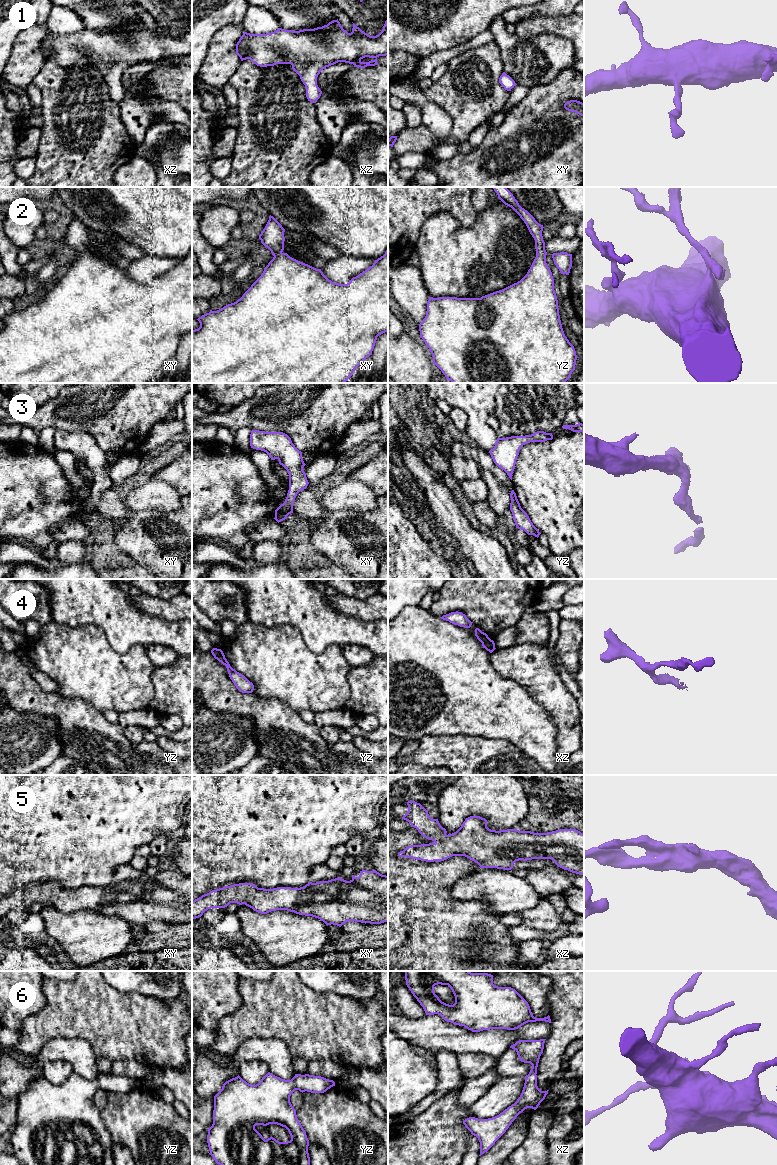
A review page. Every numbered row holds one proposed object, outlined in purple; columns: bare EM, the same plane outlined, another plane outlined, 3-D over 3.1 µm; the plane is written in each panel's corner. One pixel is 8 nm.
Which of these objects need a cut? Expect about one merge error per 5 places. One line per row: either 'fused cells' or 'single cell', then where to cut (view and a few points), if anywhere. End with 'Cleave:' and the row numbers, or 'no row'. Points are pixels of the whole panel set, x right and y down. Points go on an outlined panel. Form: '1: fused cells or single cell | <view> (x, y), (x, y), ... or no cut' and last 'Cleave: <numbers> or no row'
1: single cell | no cut
2: single cell | no cut
3: single cell | no cut
4: single cell | no cut
5: single cell | no cut
6: single cell | no cut
Cleave: no row

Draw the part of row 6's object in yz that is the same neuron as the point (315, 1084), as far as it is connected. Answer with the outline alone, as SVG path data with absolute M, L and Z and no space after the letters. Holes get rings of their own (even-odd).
M270 1072L256 1085L247 1083L239 1075L226 1081L214 1096L213 1124L207 1135L209 1154L219 1165L310 1165L309 1140L290 1096L295 1090L324 1093L333 1086L333 1080L321 1076L295 1074L291 1080L285 1080ZM269 1124L285 1127L291 1140L279 1142L272 1136L265 1140L255 1126Z

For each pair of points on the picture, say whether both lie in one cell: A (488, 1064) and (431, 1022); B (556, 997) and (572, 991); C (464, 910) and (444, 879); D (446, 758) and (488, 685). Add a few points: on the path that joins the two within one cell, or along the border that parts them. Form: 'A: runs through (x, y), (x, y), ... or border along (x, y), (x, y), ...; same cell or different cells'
A: border along (456, 1054), (483, 1053), (496, 1059); different cells
B: runs through (560, 997), (568, 995); same cell
C: runs through (454, 910), (441, 897), (441, 889); same cell
D: border along (437, 735), (465, 734), (483, 737); different cells

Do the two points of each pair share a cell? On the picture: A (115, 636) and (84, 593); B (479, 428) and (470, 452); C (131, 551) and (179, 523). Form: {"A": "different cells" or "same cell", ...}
{"A": "same cell", "B": "different cells", "C": "same cell"}

